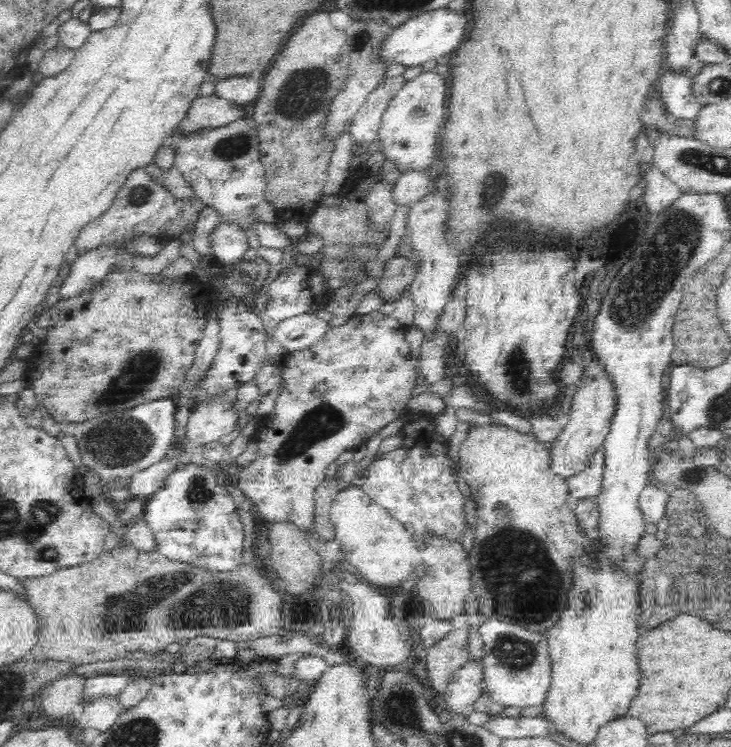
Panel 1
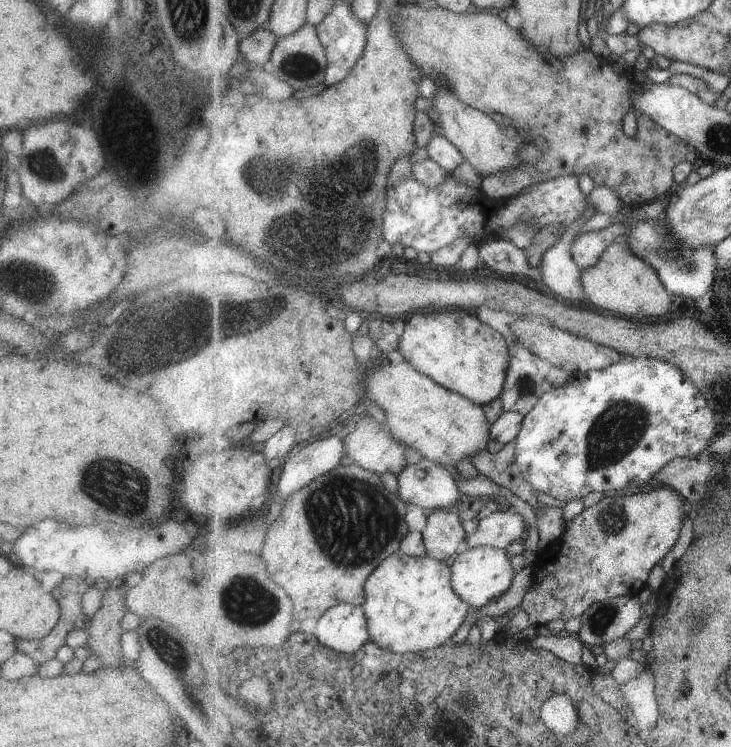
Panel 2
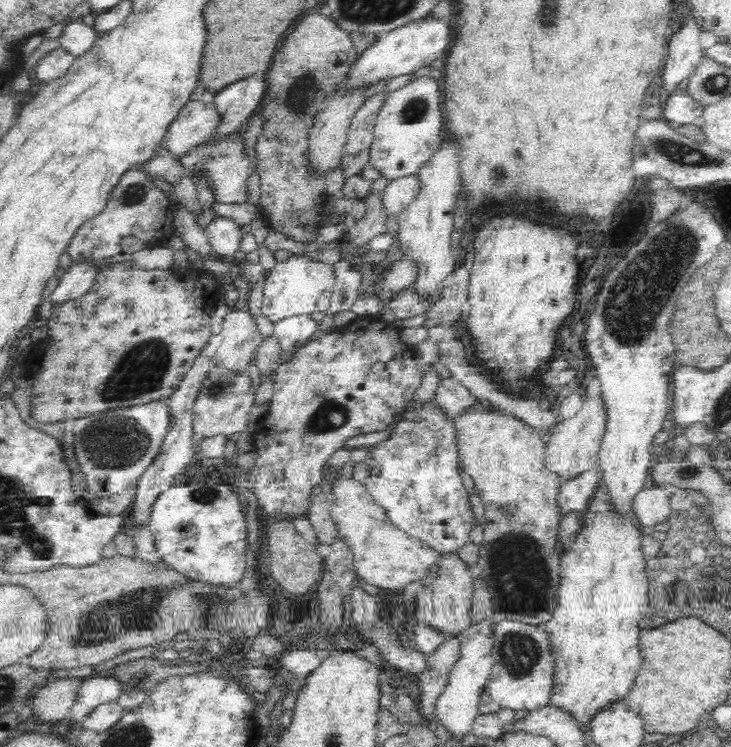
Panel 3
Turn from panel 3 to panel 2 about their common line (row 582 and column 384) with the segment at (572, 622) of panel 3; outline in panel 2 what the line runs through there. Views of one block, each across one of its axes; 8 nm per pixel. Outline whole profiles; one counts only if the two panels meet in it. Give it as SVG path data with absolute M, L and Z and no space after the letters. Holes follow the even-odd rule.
M401 551L383 561L383 564L371 574L366 583L366 594L367 602L362 608L367 614L370 640L384 651L393 650L395 653L403 654L418 654L448 644L451 636L465 622L469 606L472 606L455 592L452 566L447 566L442 560L436 560L428 555L409 556Z

